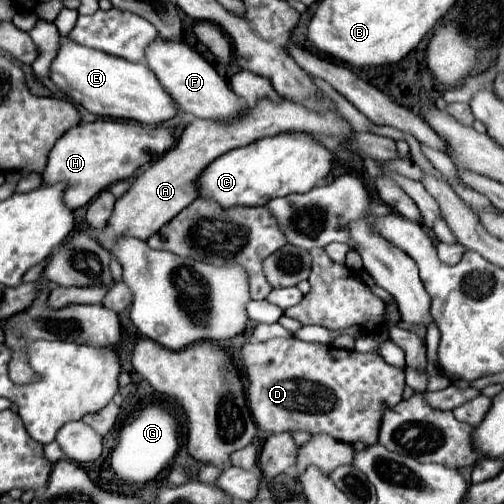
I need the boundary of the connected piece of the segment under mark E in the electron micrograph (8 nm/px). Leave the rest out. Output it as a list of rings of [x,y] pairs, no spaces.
[[[69,39],[61,41],[59,53],[51,65],[51,81],[59,85],[75,103],[99,117],[133,119],[145,125],[159,125],[179,113],[177,103],[159,85],[155,73],[145,63],[133,63],[97,49],[87,49]]]

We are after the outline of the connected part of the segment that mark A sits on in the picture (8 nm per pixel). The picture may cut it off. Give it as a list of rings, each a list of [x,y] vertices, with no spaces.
[[[287,99],[279,101],[279,105],[271,105],[271,101],[259,101],[255,109],[247,109],[247,117],[243,117],[243,121],[231,121],[231,125],[219,125],[219,121],[215,123],[215,121],[193,119],[183,129],[177,143],[171,149],[167,149],[167,153],[161,159],[151,163],[151,167],[131,183],[129,191],[115,201],[115,209],[105,225],[103,235],[99,237],[101,247],[111,251],[119,237],[137,237],[141,241],[147,241],[167,221],[171,221],[183,207],[195,201],[197,193],[193,183],[207,163],[211,163],[213,159],[217,159],[219,155],[231,149],[245,147],[253,141],[285,131],[311,131],[314,135],[318,134],[319,141],[333,153],[341,148],[347,148],[349,135],[353,133],[347,121],[337,113],[335,117],[331,117],[331,113],[315,115],[309,109],[303,109],[303,105],[291,103]]]

